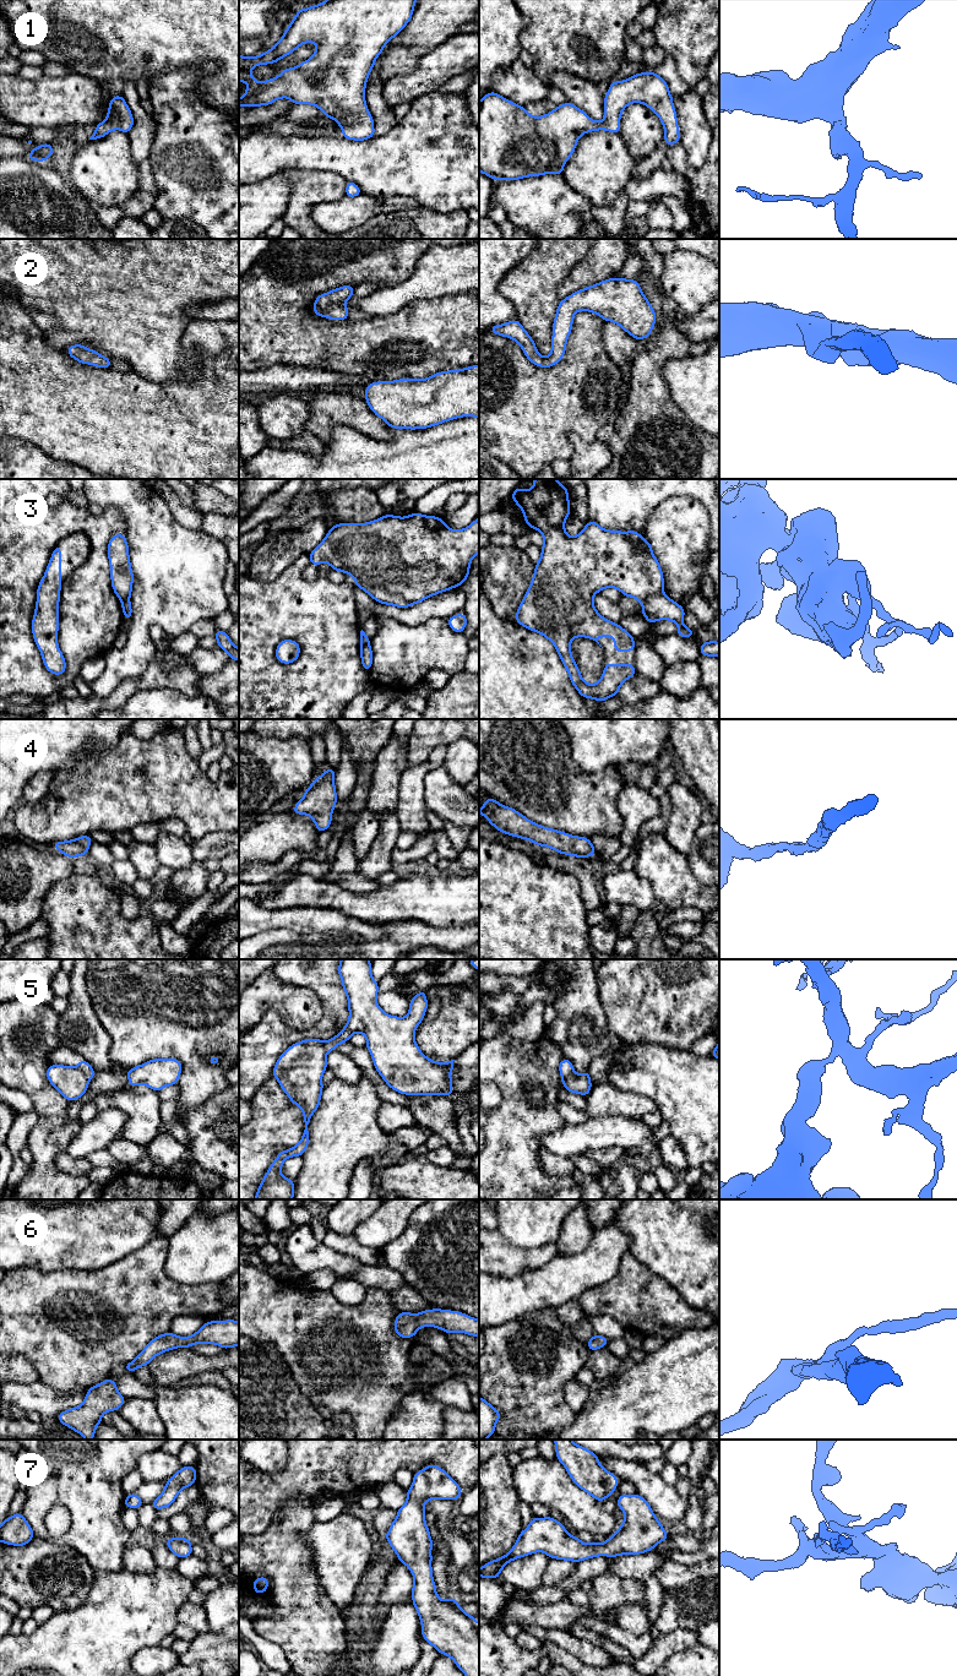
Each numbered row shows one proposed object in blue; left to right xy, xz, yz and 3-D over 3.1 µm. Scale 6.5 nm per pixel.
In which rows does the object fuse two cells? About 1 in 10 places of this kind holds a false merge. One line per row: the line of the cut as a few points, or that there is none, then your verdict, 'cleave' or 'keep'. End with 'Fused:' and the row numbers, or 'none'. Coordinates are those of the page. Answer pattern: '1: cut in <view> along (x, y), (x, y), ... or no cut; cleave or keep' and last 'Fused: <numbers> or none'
1: no cut; keep
2: no cut; keep
3: cut in yz along (662, 591), (651, 594), (642, 603); cleave
4: no cut; keep
5: cut in xy along (76, 1067), (88, 1079); cleave
6: no cut; keep
7: no cut; keep
Fused: 3, 5

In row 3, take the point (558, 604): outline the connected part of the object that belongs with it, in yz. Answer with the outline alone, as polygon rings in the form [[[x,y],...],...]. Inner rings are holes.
[[[534,479],[532,489],[523,490],[517,486],[510,497],[522,510],[528,527],[539,530],[544,538],[540,559],[535,564],[531,586],[517,609],[515,621],[543,635],[554,644],[571,684],[583,698],[603,702],[618,696],[620,686],[636,675],[635,664],[607,662],[600,680],[591,685],[583,680],[572,658],[570,643],[575,637],[586,637],[599,644],[599,637],[613,637],[616,653],[634,652],[635,637],[619,624],[603,617],[594,608],[593,595],[603,588],[618,588],[622,595],[643,603],[648,597],[663,592],[663,571],[652,554],[652,544],[636,530],[609,530],[593,521],[587,522],[576,537],[567,535],[565,521],[571,515],[569,489],[556,479]]]

